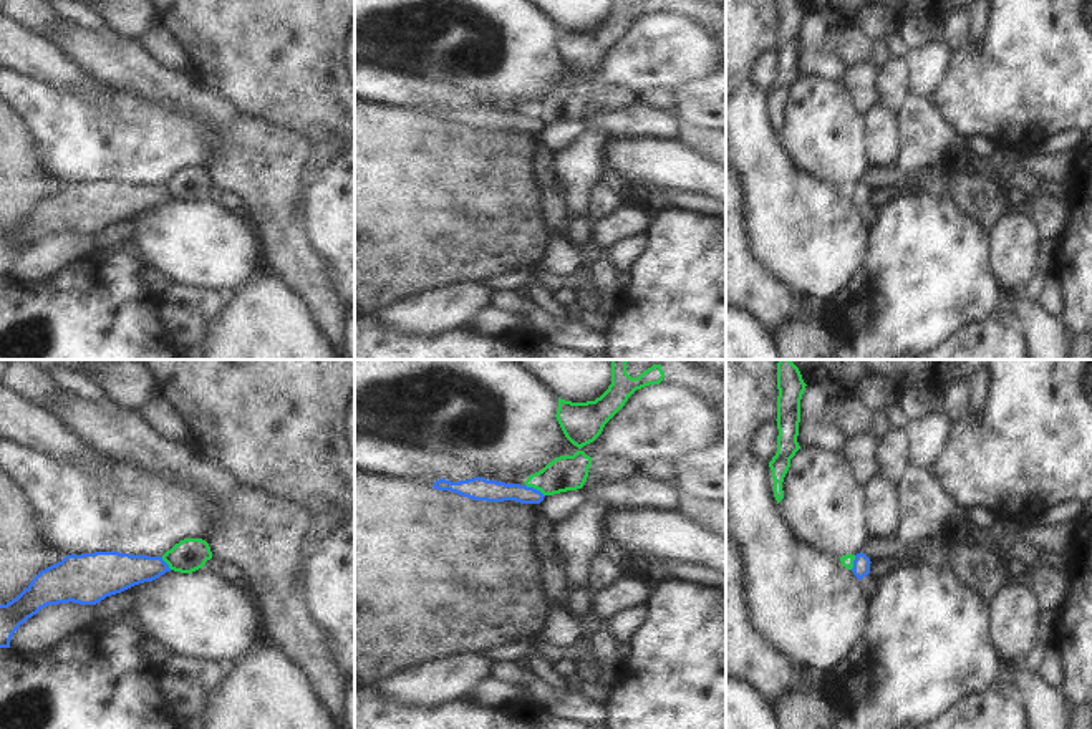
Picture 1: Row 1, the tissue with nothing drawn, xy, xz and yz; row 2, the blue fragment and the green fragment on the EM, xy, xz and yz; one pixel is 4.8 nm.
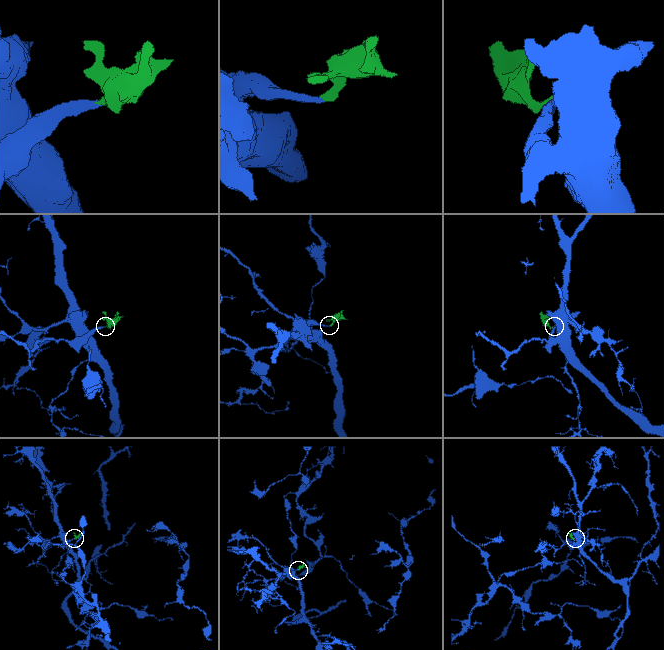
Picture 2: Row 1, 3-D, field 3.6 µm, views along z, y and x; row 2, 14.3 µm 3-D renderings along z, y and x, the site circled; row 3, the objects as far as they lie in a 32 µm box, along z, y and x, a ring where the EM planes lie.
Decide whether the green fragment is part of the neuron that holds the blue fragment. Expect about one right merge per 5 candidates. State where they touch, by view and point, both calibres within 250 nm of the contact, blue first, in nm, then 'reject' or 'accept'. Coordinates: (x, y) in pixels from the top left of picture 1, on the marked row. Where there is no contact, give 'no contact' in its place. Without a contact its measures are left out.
xz (536, 489) | 110/180 nm | reject

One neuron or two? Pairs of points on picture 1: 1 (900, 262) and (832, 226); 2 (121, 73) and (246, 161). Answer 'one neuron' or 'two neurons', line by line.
1: two neurons
2: one neuron

